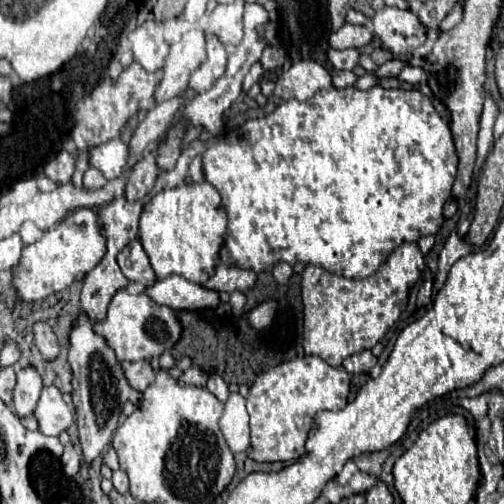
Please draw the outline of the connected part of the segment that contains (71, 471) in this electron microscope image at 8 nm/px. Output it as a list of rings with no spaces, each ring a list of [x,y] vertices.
[[[66,447],[64,455],[62,455],[62,465],[64,465],[64,473],[68,477],[74,477],[80,469],[80,455],[74,451],[74,447]]]

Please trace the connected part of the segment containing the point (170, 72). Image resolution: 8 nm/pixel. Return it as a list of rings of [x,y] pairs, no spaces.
[[[192,29],[170,47],[162,81],[154,93],[154,101],[178,97],[188,89],[190,73],[204,61],[204,31]]]

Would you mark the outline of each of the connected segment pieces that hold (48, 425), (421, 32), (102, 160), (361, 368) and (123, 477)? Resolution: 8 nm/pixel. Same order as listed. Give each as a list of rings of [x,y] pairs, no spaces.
[[[54,385],[42,387],[34,417],[38,421],[38,431],[44,435],[60,435],[74,423],[70,407],[64,403],[60,389]]]
[[[382,7],[372,17],[372,31],[382,39],[382,43],[398,57],[408,57],[412,51],[426,43],[426,27],[420,23],[418,15],[410,9],[398,9],[398,7]]]
[[[120,139],[90,149],[90,165],[100,169],[106,175],[106,179],[120,177],[126,161],[128,161],[128,145],[122,143]]]
[[[364,350],[359,354],[348,357],[342,365],[354,375],[354,373],[370,373],[370,369],[378,363],[378,359],[370,350]]]
[[[114,471],[114,475],[112,475],[112,483],[114,483],[114,489],[118,491],[118,493],[128,493],[128,475],[124,473],[124,471]]]

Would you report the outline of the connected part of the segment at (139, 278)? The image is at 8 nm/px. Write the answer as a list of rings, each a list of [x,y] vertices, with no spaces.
[[[138,239],[130,241],[120,253],[118,253],[118,265],[122,269],[122,273],[136,281],[136,283],[154,283],[154,271],[150,267],[150,261],[148,261],[148,255],[144,253],[142,245]]]

